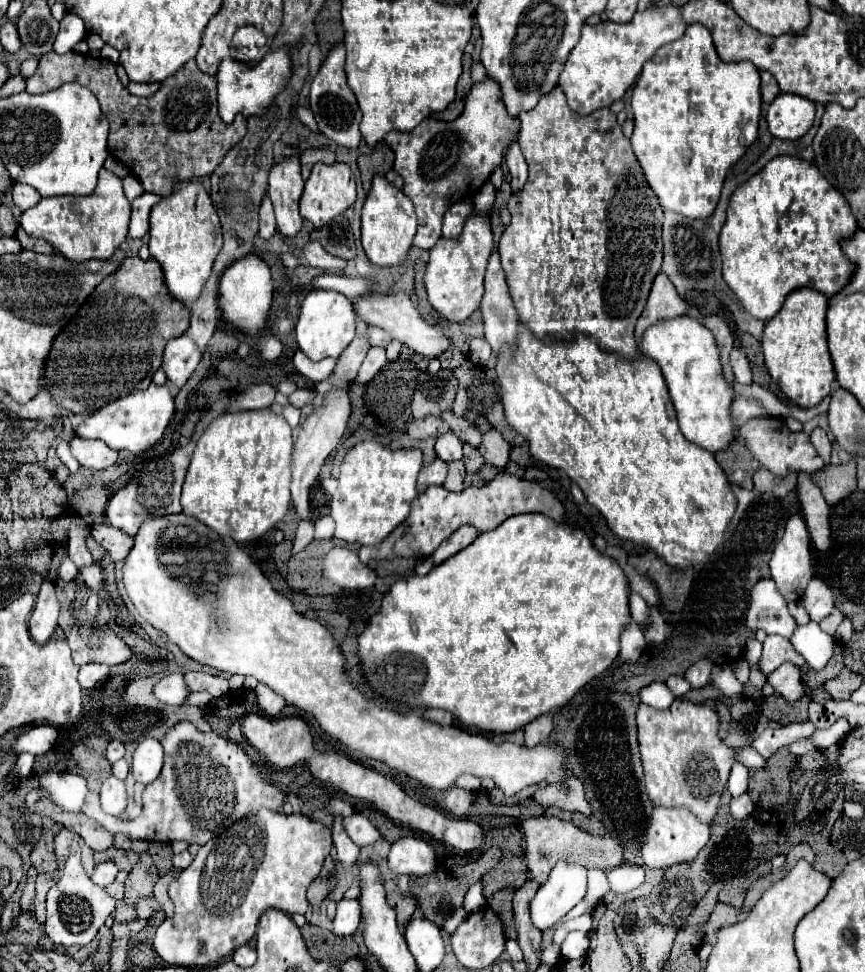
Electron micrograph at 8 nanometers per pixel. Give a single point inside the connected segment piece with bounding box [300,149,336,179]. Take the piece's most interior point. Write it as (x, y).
(312, 156)

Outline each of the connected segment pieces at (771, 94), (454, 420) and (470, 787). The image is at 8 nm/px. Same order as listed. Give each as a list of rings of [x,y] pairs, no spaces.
[[[760,71],[760,77],[762,77],[762,99],[764,99],[764,103],[768,105],[768,103],[772,103],[774,97],[780,93],[780,87],[778,87],[778,83],[774,81],[774,77],[772,77],[770,71]]]
[[[452,411],[442,413],[442,419],[450,425],[452,433],[454,433],[456,437],[460,437],[464,443],[468,443],[468,445],[472,445],[472,447],[478,447],[478,445],[480,445],[482,435],[480,435],[478,429],[474,429],[474,425],[472,425],[470,421],[466,421],[466,419],[462,419],[462,417],[456,417]]]
[[[466,773],[466,775],[458,777],[456,785],[458,785],[458,787],[462,787],[462,789],[466,789],[466,791],[478,791],[478,789],[480,789],[480,785],[482,785],[482,779]]]

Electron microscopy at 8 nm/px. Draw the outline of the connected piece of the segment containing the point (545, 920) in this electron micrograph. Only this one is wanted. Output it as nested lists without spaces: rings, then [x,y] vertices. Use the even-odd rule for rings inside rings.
[[[558,863],[530,903],[530,919],[542,933],[552,929],[586,893],[586,869],[578,863]]]

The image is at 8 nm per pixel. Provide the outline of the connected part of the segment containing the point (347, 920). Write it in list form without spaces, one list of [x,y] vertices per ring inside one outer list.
[[[342,899],[342,901],[338,901],[332,923],[332,933],[343,937],[348,936],[351,932],[356,932],[360,918],[360,905],[358,905],[356,899]]]

